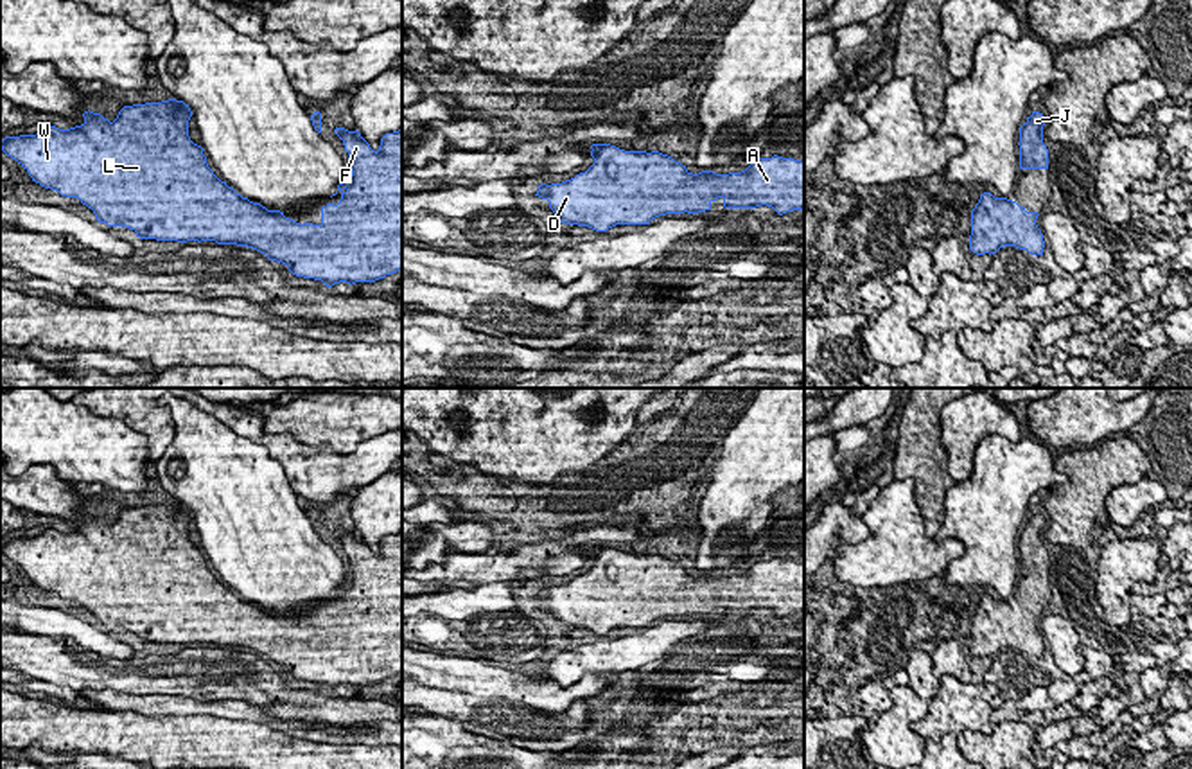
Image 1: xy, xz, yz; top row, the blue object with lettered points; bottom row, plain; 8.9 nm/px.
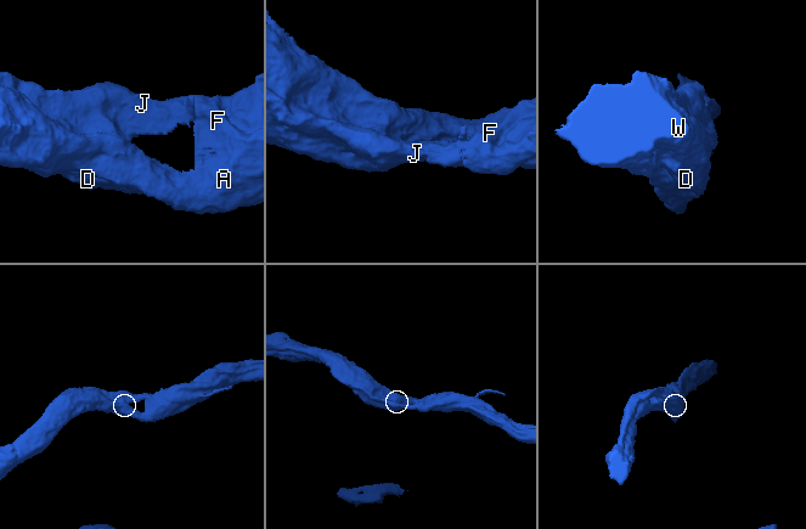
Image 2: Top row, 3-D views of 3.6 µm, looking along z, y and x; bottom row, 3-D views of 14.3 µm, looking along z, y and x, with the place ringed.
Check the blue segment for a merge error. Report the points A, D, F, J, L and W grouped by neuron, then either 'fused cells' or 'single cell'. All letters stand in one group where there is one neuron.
A D F J L W | single cell

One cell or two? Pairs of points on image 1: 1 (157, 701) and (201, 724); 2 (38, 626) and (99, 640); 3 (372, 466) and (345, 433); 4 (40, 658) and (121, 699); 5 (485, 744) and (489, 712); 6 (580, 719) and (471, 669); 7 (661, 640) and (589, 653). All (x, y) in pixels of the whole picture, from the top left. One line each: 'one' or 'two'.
1: two
2: one
3: two
4: two
5: two
6: two
7: one

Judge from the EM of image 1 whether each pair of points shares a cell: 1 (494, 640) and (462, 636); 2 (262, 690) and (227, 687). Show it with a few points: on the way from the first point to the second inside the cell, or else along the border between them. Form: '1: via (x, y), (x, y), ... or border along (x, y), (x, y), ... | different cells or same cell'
1: via (487, 640), (469, 636) | same cell
2: via (254, 687), (236, 687) | same cell

